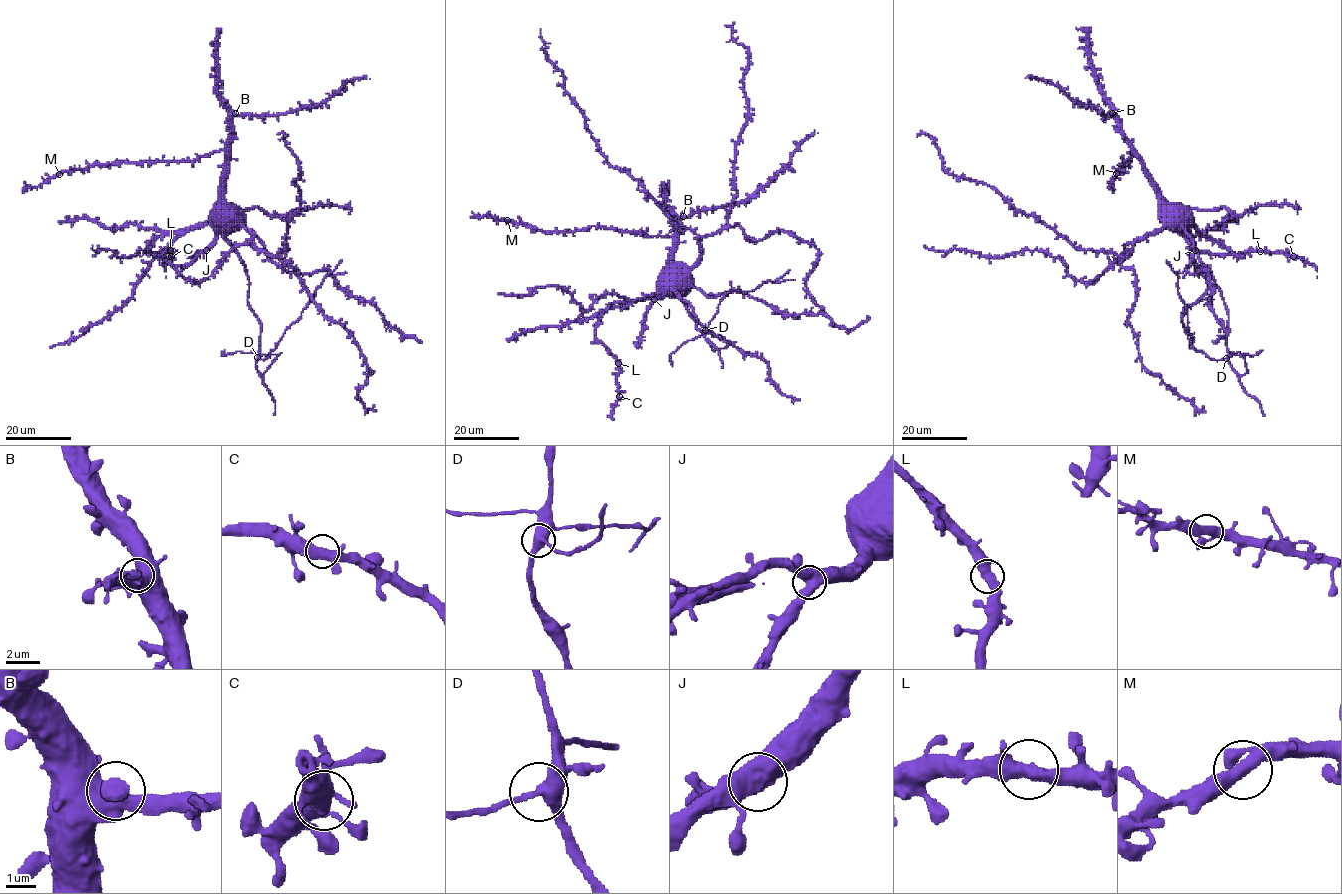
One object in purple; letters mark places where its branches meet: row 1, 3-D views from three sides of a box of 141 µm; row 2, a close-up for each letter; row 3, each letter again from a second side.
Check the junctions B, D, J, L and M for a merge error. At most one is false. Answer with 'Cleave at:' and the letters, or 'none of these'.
Cleave at: none of these

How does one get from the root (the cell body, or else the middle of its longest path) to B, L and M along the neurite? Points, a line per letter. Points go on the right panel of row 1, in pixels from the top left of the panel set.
B: (1162, 227), (1163, 211), (1156, 185), (1122, 132), (1121, 121), (1112, 113)
L: (1162, 227), (1180, 228), (1189, 223), (1233, 252), (1260, 250)
M: (1162, 227), (1163, 211), (1157, 190), (1142, 159), (1132, 150), (1132, 155), (1122, 161), (1127, 164), (1116, 173)

